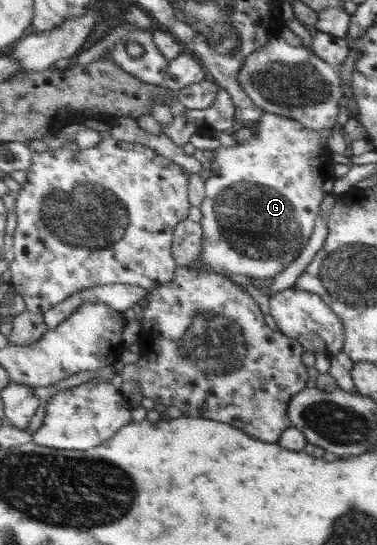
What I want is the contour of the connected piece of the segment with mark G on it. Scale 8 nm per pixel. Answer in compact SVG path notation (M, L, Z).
M265 111L263 117L256 125L245 128L242 126L233 134L236 145L231 147L222 145L220 149L212 151L214 159L212 159L211 168L209 169L211 174L205 182L206 199L212 201L213 213L204 215L204 221L202 221L205 234L205 239L203 240L203 255L201 256L201 260L204 263L202 269L207 269L208 271L213 271L213 273L224 276L236 274L257 279L274 279L304 252L304 249L308 246L309 240L316 229L322 199L324 199L327 194L332 194L334 182L337 180L337 177L334 176L333 173L334 161L330 157L331 151L328 148L328 137L330 137L333 131L339 131L344 135L341 127L314 131L314 129L308 129L308 127L304 127L300 121L286 117L286 115L276 115Z

